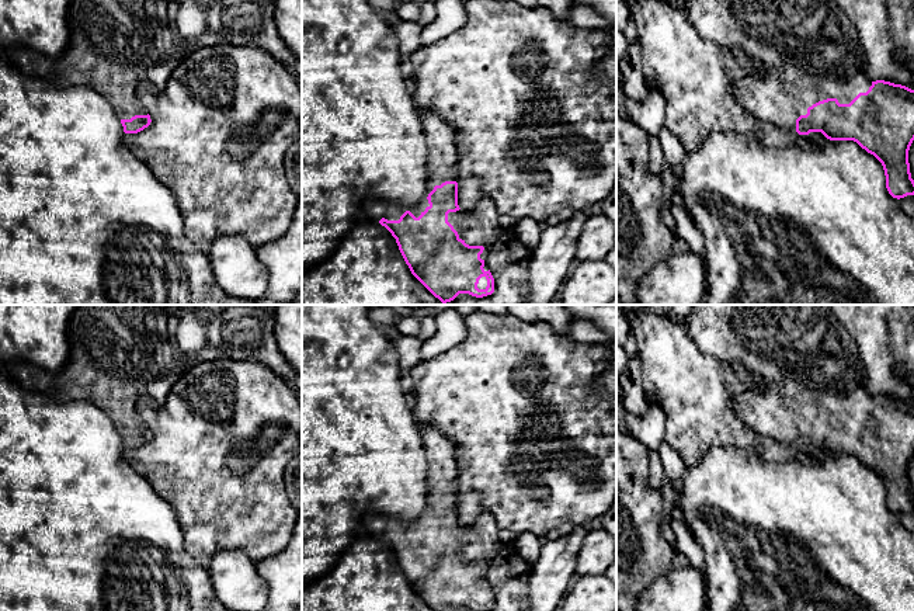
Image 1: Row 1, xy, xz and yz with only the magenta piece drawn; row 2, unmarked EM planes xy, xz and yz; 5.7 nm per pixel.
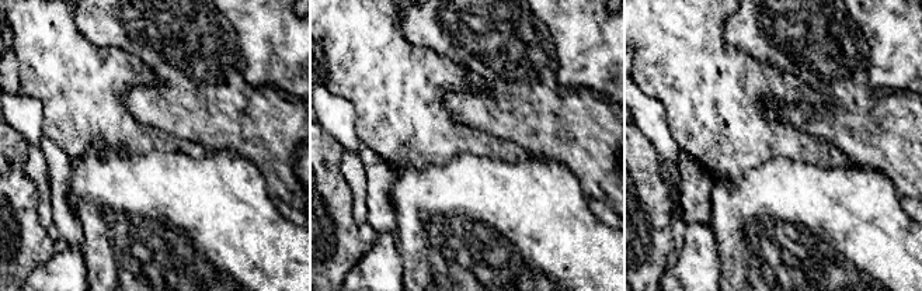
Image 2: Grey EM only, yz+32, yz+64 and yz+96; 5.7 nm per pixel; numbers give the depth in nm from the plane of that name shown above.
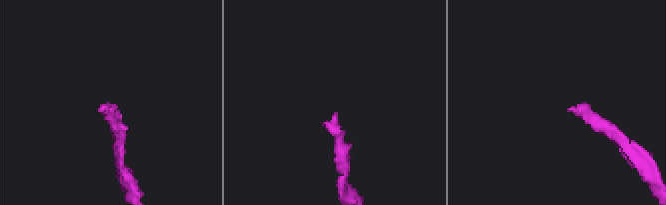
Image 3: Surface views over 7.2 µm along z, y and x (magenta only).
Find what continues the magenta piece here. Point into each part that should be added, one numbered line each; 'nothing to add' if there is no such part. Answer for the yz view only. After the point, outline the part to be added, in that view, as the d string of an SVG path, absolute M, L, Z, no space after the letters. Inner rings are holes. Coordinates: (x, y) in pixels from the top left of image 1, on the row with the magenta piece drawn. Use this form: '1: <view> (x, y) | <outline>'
1: yz (806, 51) | M688 0L687 7L703 37L724 48L741 49L757 65L755 74L734 84L734 97L761 124L796 132L796 119L813 104L827 98L849 104L872 86L858 31L834 0Z

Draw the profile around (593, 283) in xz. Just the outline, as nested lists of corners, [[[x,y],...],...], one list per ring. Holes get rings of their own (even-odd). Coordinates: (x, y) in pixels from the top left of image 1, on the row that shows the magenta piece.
[[[605,260],[583,261],[570,271],[557,296],[562,305],[608,305],[616,296],[616,268]]]

